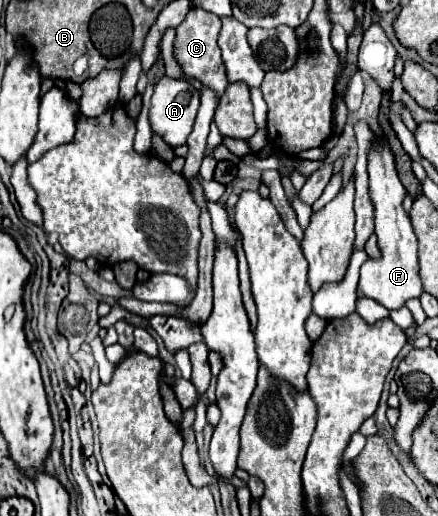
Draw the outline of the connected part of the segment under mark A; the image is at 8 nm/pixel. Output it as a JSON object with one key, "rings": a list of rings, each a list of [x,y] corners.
{"rings":[[[163,76],[155,84],[155,92],[151,96],[151,108],[149,108],[149,122],[155,134],[159,134],[171,148],[183,146],[187,142],[187,134],[191,134],[195,116],[199,110],[199,92],[185,80],[175,80],[169,76]]]}

